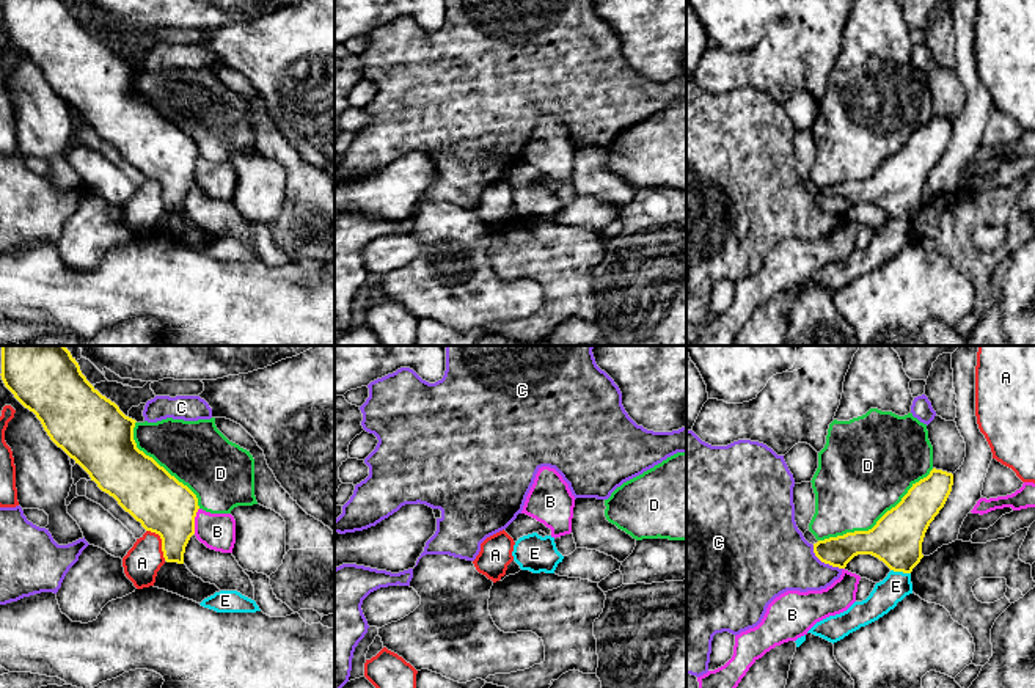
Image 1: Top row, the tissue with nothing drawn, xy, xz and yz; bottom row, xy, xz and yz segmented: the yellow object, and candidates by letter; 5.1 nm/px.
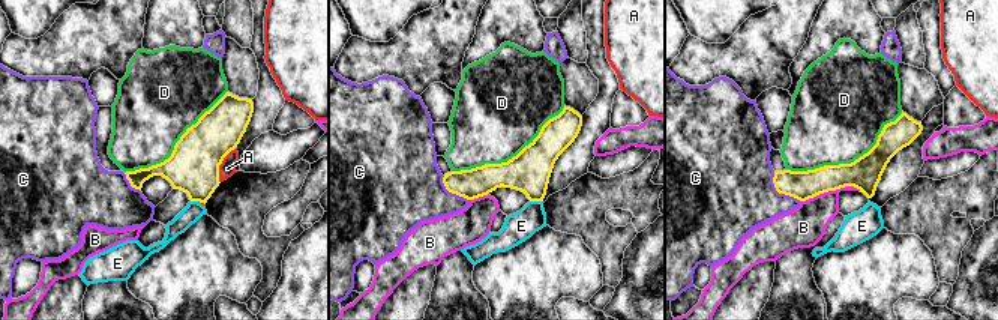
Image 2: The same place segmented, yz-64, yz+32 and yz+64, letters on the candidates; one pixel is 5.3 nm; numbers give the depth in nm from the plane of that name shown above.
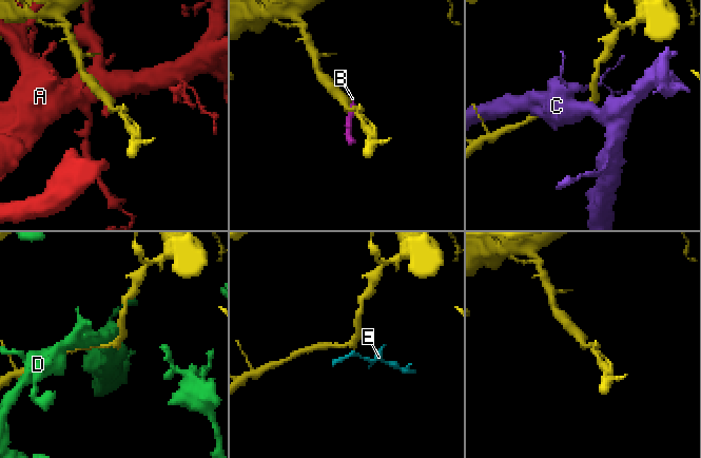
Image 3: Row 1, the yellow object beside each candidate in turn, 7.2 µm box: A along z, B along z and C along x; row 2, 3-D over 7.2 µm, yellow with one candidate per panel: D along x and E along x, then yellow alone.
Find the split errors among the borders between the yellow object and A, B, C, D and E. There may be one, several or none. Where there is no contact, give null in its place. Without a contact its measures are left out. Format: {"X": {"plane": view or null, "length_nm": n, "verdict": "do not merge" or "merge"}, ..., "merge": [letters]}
{"A": {"plane": "xy", "length_nm": 190, "verdict": "do not merge"}, "B": {"plane": "xy", "length_nm": 140, "verdict": "do not merge"}, "C": {"plane": "yz", "length_nm": 200, "verdict": "do not merge"}, "D": {"plane": "yz", "length_nm": 700, "verdict": "do not merge"}, "E": {"plane": "yz", "length_nm": 110, "verdict": "do not merge"}, "merge": []}

